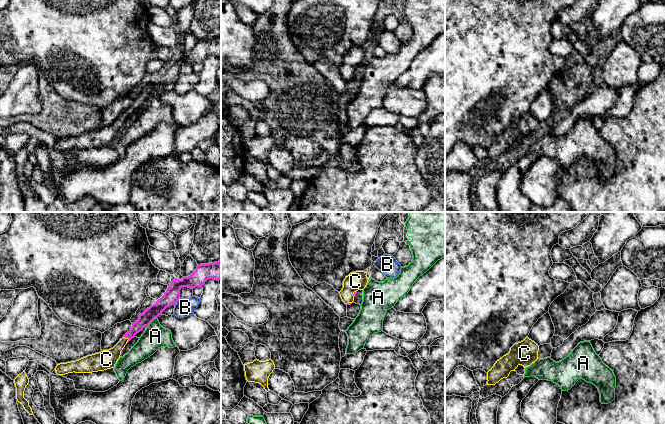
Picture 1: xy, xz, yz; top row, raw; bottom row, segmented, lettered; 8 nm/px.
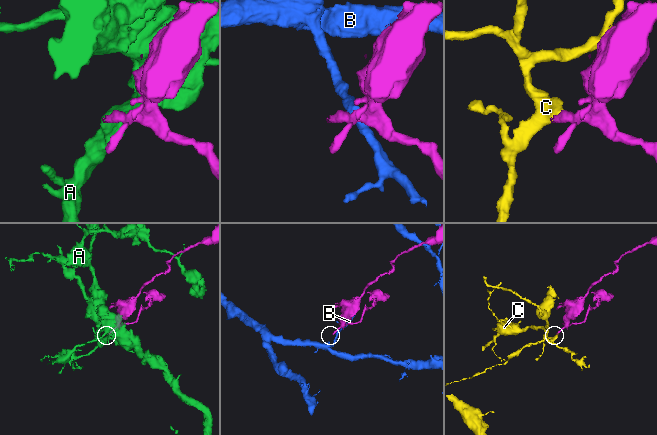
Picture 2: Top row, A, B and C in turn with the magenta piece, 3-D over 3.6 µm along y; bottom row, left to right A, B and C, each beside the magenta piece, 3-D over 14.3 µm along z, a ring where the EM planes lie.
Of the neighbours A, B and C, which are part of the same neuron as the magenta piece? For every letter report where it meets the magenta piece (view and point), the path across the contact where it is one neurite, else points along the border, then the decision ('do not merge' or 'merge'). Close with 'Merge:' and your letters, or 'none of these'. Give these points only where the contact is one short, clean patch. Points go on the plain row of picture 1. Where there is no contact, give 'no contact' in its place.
A: xy (151, 97) | along xy (156, 93), (147, 101) | do not merge
B: xy (178, 75) | along xy (180, 74), (176, 78) | do not merge
C: xy (127, 113) | across xy (148, 91), (127, 113), (106, 135) | merge
Merge: C

